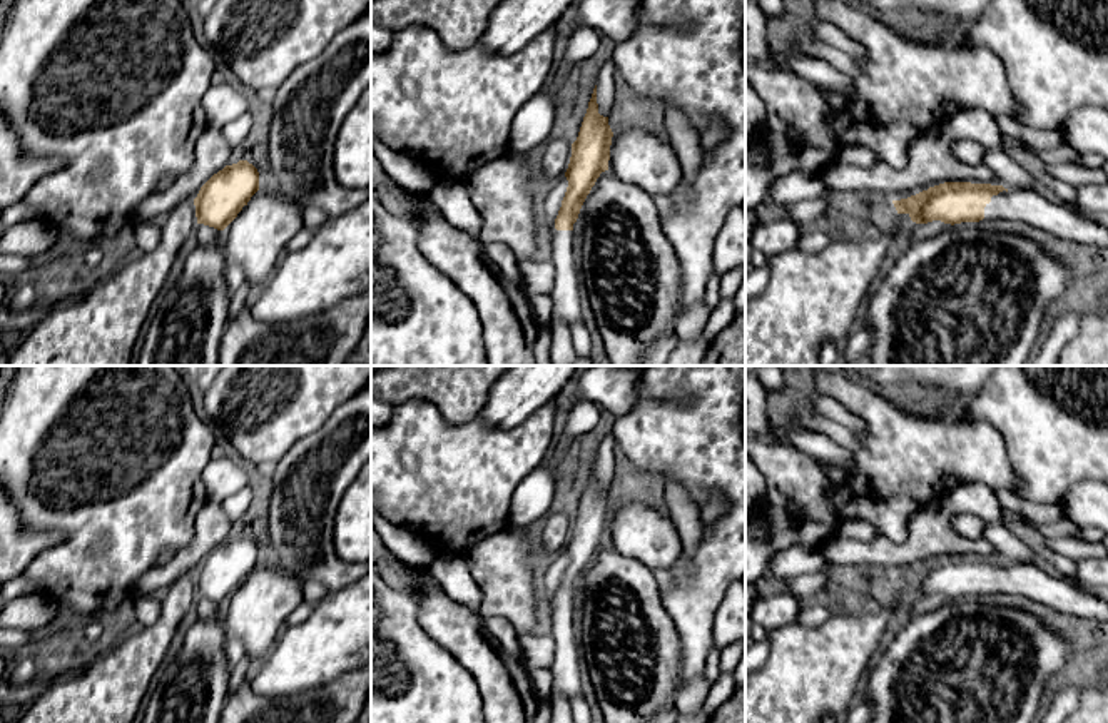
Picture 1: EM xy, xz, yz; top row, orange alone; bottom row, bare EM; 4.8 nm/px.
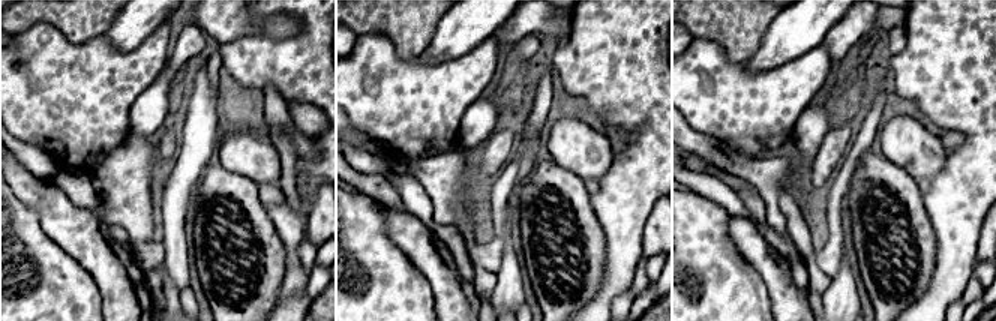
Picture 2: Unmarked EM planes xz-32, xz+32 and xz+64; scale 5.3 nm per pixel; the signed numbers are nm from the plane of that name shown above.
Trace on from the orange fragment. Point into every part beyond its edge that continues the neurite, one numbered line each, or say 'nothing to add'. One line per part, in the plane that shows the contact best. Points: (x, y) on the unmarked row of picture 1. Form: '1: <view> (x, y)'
1: yz (1025, 581)

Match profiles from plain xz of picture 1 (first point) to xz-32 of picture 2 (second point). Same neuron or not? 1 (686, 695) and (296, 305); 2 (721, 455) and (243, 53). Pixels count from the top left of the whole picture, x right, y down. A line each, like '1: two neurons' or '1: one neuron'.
1: two neurons
2: one neuron

